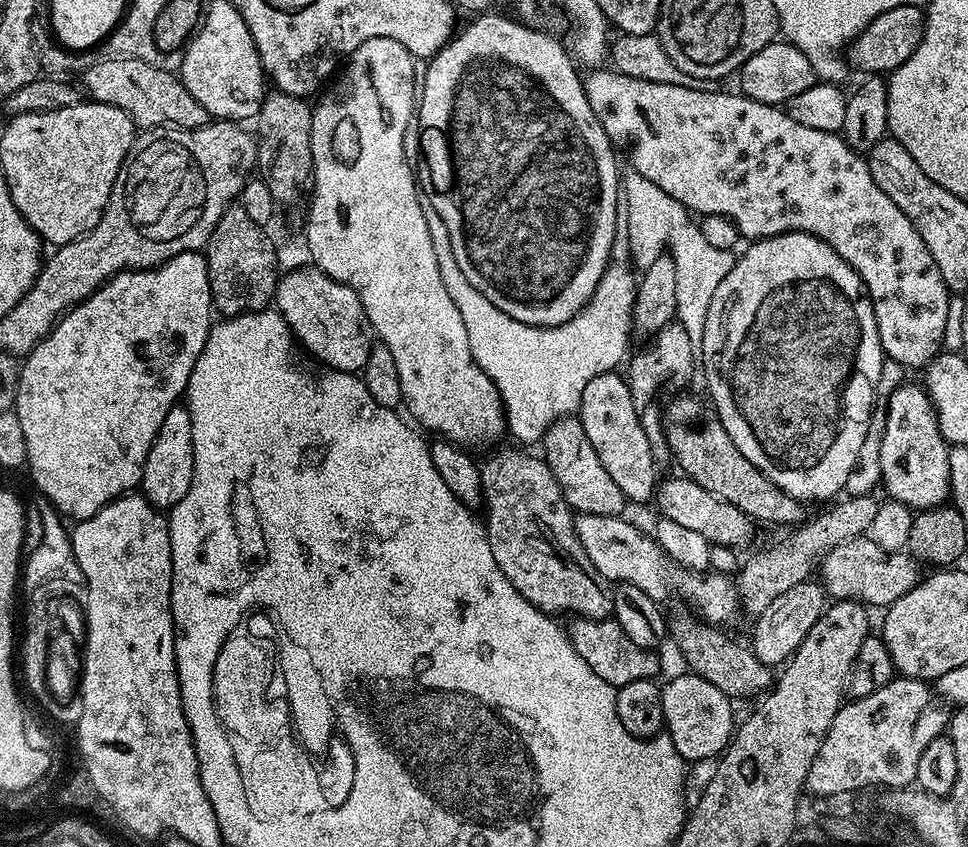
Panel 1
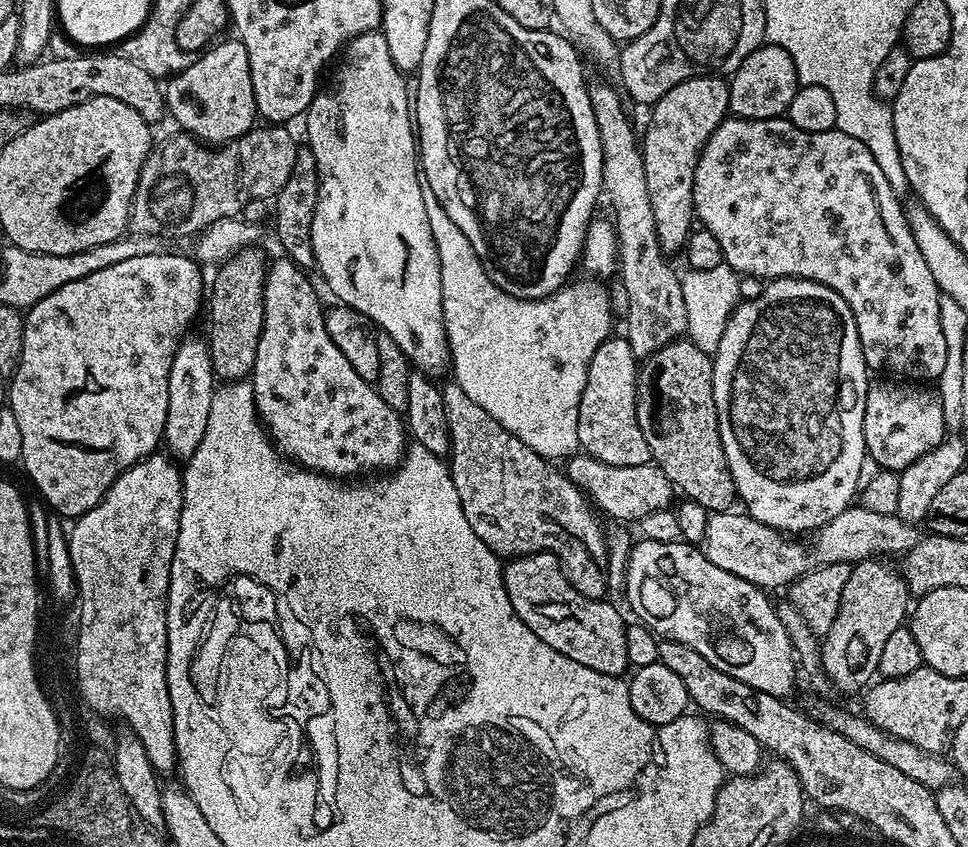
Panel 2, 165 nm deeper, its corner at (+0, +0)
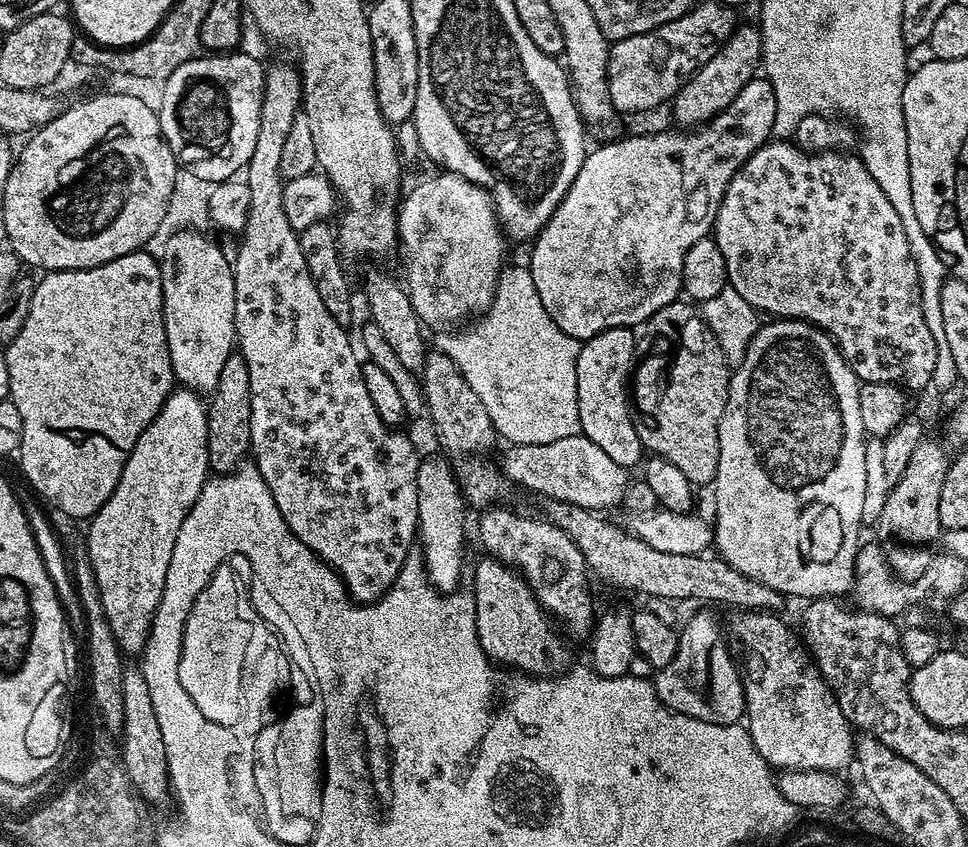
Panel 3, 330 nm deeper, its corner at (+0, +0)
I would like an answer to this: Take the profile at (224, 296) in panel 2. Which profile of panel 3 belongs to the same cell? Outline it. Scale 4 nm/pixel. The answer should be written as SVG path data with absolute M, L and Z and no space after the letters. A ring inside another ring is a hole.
M233 354L226 358L222 374L218 374L218 386L210 394L208 405L208 467L213 473L234 472L245 463L249 455L252 439L250 438L250 370L246 370L244 357Z

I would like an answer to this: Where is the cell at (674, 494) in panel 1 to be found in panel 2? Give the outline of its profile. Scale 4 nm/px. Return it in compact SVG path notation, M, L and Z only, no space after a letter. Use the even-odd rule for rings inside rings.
M577 454L567 457L567 464L568 480L574 482L574 486L578 486L599 511L601 508L606 515L613 516L613 521L639 522L646 514L654 514L654 510L673 503L674 489L670 478L666 478L664 471L654 462L642 466L610 466L606 462L598 462L598 458L593 456Z

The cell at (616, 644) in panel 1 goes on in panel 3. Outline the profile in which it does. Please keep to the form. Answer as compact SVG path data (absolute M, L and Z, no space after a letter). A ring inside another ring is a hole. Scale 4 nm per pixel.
M500 507L485 508L479 513L480 544L488 551L485 553L518 570L540 607L557 625L564 624L563 631L569 637L587 637L593 631L594 613L592 596L588 593L590 576L578 546L574 546L571 538L543 515L527 516L524 512Z

